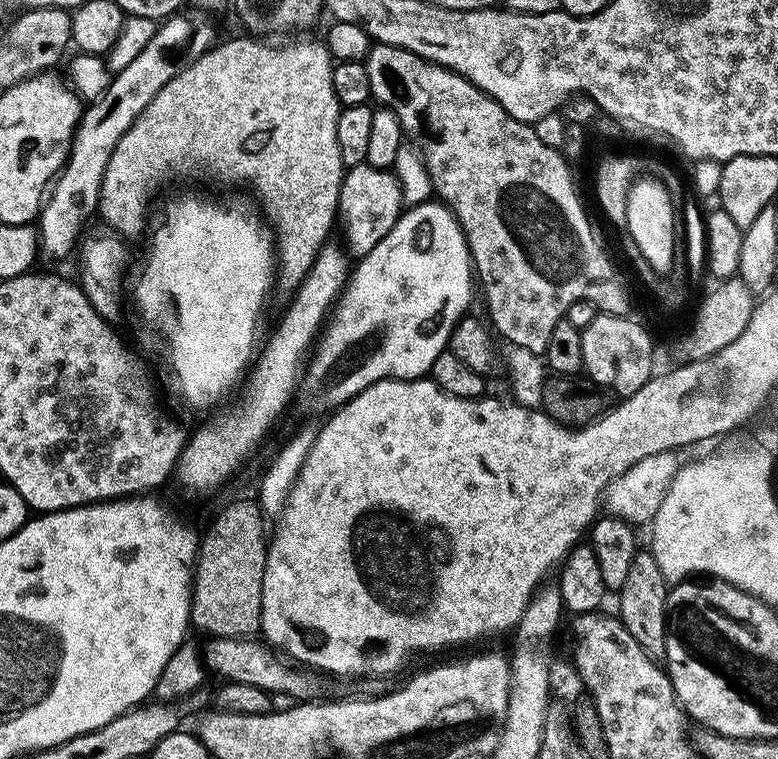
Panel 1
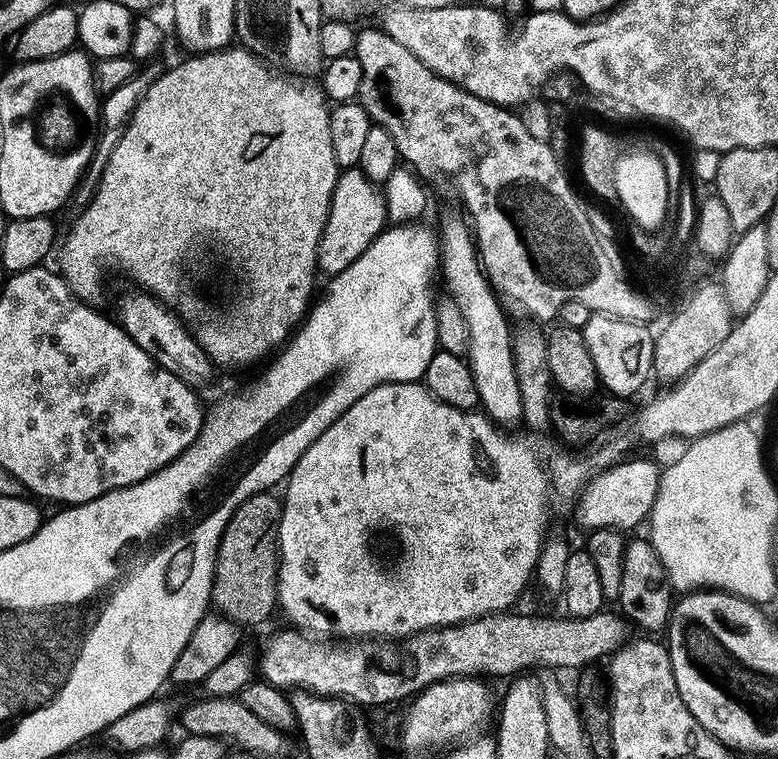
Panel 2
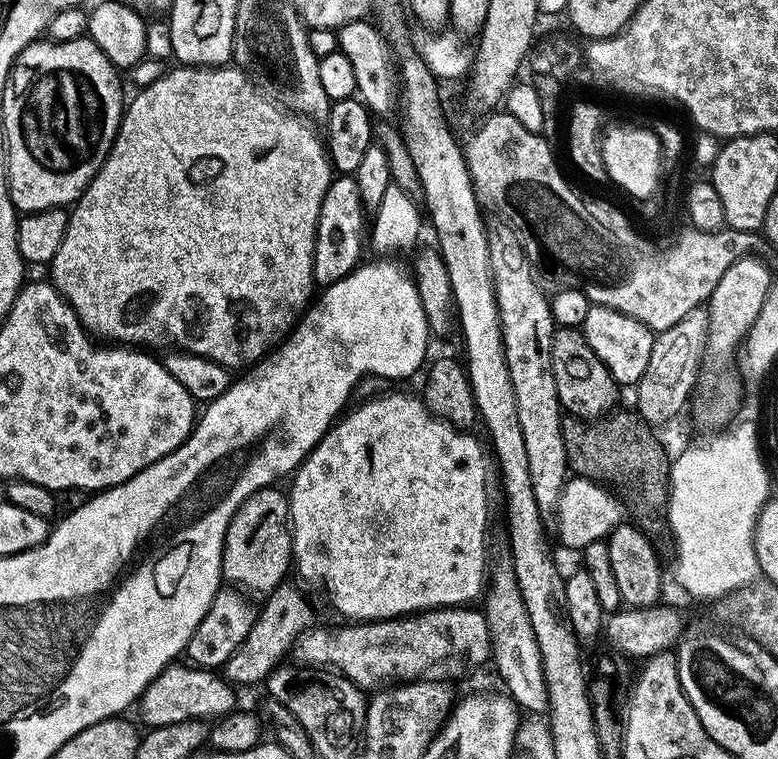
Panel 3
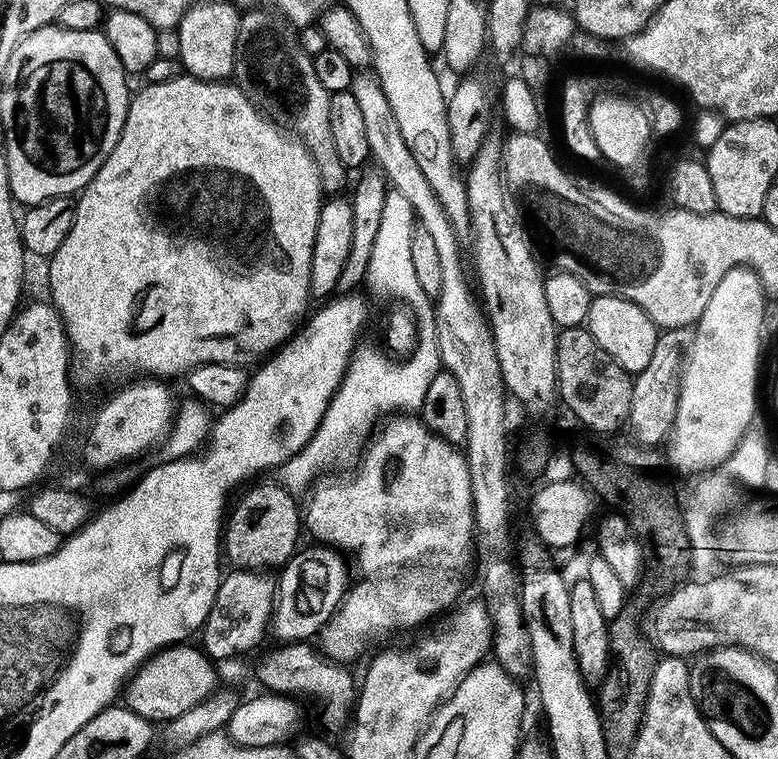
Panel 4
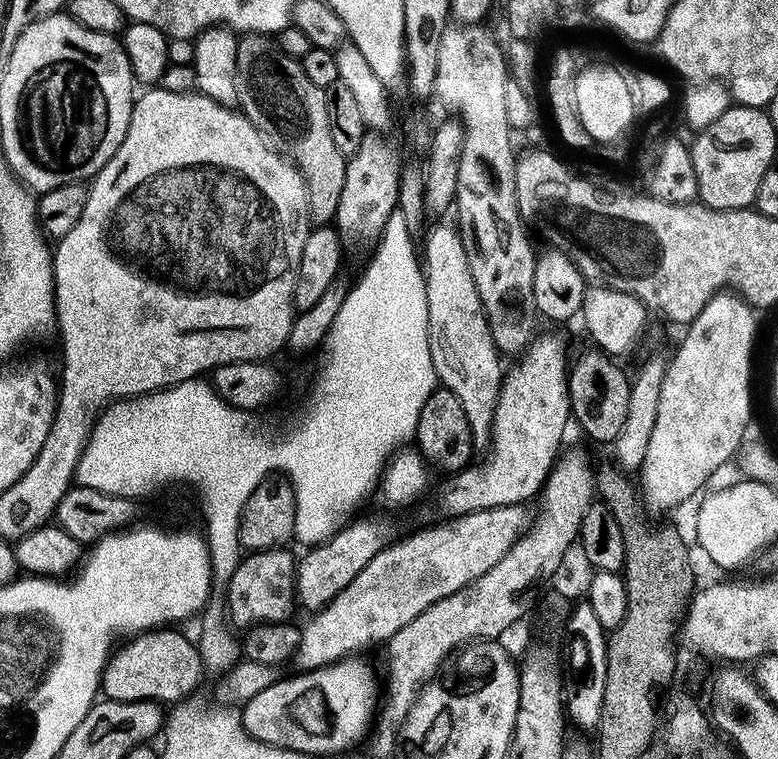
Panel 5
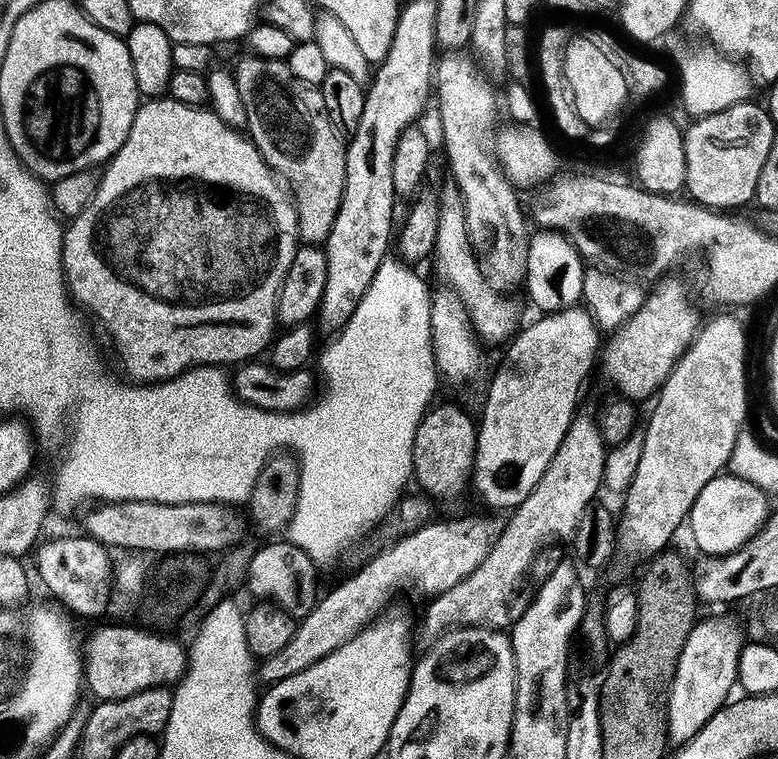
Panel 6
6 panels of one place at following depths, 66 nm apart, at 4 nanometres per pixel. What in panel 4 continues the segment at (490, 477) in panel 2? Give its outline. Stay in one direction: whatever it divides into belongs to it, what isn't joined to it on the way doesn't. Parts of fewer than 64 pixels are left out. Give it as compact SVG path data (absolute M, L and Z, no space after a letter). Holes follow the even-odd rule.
M396 414L385 419L383 424L384 428L377 427L371 439L363 445L358 456L360 465L353 476L324 474L311 485L306 496L308 501L302 504L302 524L307 535L309 532L316 539L313 541L345 554L353 552L356 564L364 574L384 574L396 570L399 564L420 560L431 552L462 555L474 542L472 479L468 457L449 440L430 431L424 421L415 415Z

